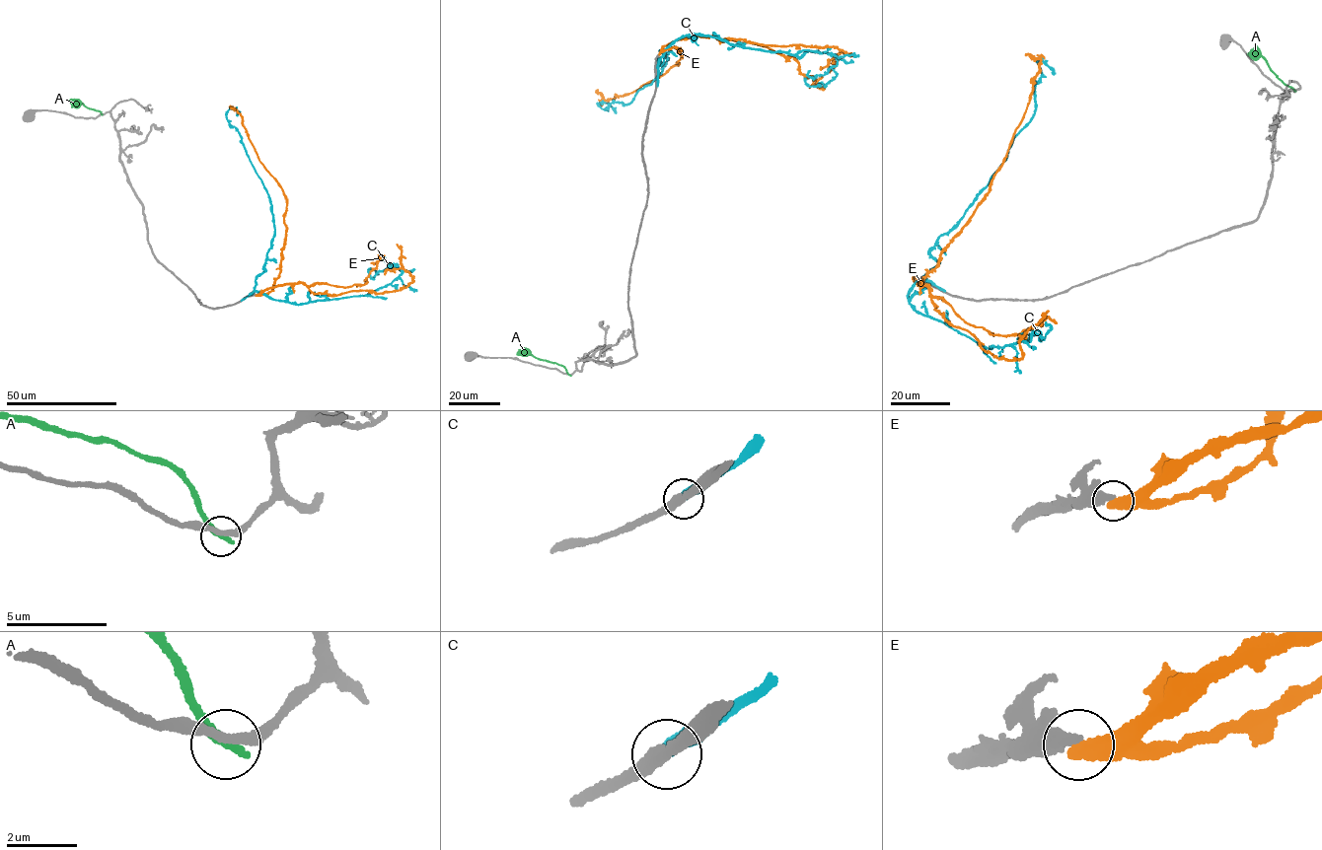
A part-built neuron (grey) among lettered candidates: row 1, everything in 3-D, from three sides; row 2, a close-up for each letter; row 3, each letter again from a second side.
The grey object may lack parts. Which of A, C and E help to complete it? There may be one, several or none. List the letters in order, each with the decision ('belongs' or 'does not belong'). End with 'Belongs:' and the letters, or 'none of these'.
A: does not belong
C: does not belong
E: belongs
Belongs: E

